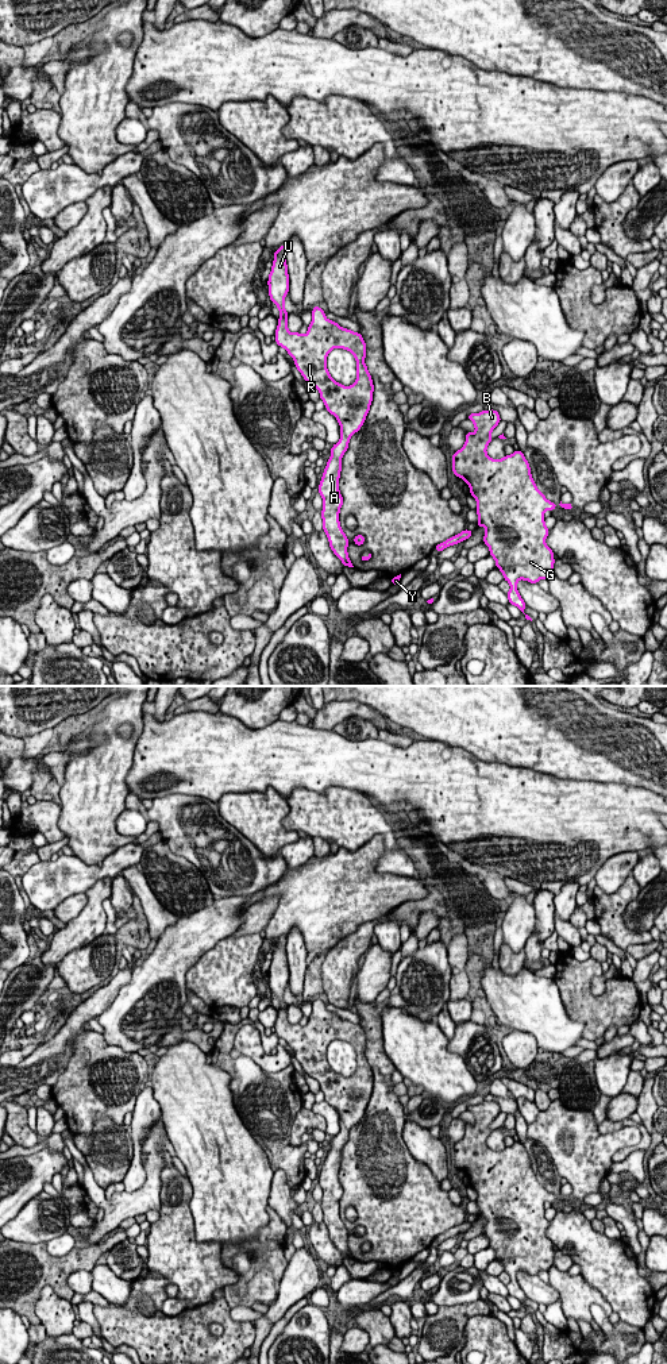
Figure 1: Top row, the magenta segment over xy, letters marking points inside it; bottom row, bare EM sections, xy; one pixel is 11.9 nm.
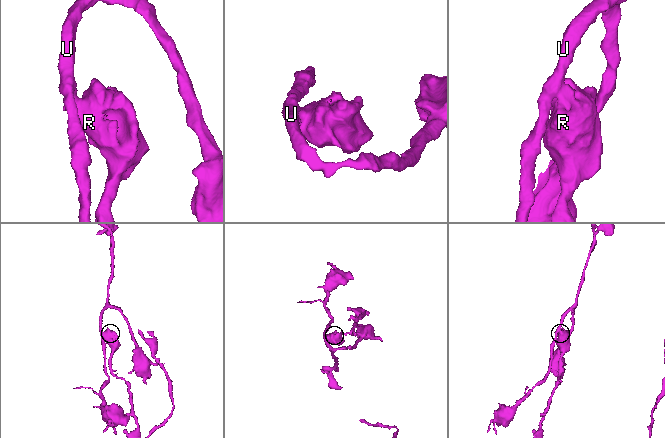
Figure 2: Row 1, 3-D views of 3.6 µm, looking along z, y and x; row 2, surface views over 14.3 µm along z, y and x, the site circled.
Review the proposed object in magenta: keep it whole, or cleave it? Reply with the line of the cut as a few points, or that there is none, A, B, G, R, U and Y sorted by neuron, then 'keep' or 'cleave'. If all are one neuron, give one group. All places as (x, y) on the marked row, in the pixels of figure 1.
cut xy (280, 318), (286, 319); groups A R Y / B G U; cleave

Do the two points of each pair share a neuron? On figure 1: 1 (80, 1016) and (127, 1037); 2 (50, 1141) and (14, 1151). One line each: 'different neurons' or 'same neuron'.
1: different neurons
2: same neuron

